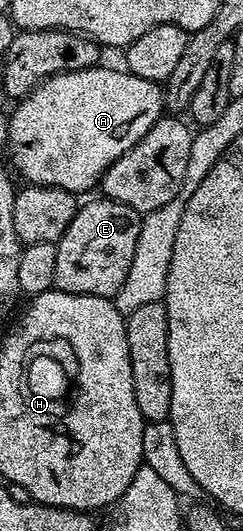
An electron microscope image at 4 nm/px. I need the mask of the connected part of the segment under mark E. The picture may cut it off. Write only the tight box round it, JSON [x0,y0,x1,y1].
[54,197,141,299]

